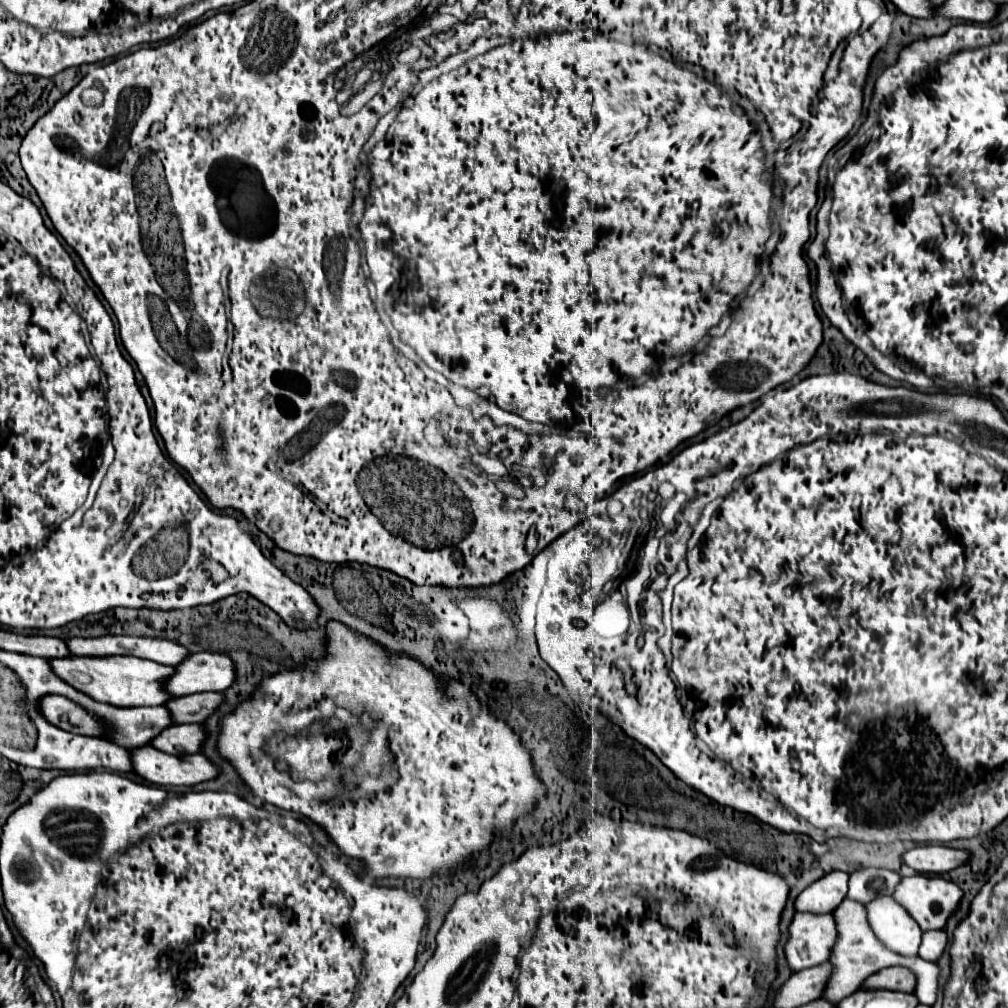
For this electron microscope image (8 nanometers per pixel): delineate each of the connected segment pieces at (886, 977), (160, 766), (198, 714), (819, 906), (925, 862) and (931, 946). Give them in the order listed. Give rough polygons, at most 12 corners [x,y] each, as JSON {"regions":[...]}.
{"regions":[[[883,968],[863,988],[915,992],[911,970]],[[133,748],[133,768],[155,784],[195,786],[219,776],[203,754]],[[225,694],[173,698],[167,708],[177,724],[205,722]],[[831,872],[795,900],[797,912],[827,914],[847,896],[845,872]],[[931,844],[905,852],[917,872],[943,874],[969,862],[969,852]],[[945,930],[923,932],[919,956],[937,962],[947,946]]]}

